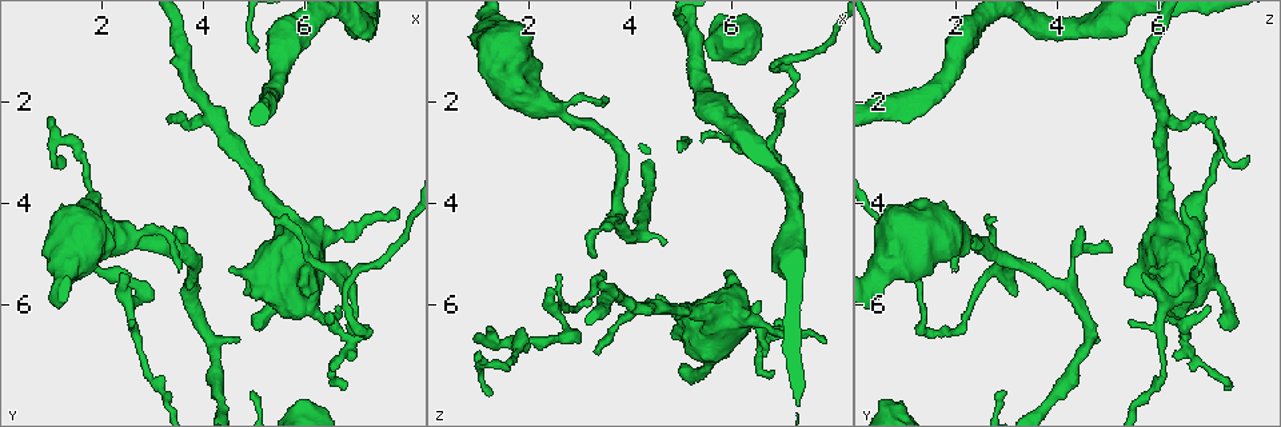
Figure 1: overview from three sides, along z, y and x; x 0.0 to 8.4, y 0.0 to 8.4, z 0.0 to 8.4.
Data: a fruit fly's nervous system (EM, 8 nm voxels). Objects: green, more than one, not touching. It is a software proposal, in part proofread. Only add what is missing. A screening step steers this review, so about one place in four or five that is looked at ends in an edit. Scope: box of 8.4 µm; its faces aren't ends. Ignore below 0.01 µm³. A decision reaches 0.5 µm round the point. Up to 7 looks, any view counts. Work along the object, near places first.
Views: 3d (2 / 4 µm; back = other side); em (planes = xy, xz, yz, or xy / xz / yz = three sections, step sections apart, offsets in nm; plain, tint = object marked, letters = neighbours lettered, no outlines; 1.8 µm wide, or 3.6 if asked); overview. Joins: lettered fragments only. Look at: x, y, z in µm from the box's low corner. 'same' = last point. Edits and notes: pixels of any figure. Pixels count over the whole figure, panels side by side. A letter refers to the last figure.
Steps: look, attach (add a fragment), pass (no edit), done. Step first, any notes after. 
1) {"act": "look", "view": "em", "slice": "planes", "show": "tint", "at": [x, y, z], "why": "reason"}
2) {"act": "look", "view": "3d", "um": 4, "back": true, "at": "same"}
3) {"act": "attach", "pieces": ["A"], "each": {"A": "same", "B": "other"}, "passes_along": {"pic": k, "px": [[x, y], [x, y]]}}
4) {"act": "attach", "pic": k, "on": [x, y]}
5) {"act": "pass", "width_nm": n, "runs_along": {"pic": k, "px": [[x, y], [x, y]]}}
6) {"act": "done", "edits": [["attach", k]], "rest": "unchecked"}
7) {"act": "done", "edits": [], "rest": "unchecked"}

{"act": "look", "view": "3d", "um": 2, "at": [2.50, 5.35, 5.65], "why": "branch stops here"}

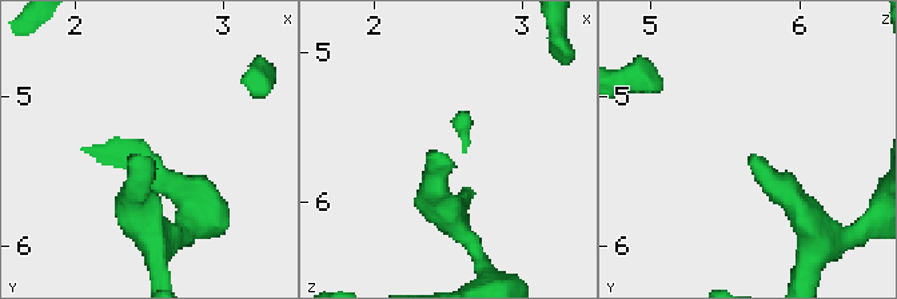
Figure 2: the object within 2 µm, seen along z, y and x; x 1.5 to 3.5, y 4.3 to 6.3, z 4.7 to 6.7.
{"act": "look", "view": "em", "slice": "planes", "show": "letters", "at": [2.48, 5.40, 5.70], "why": "need the tissue"}

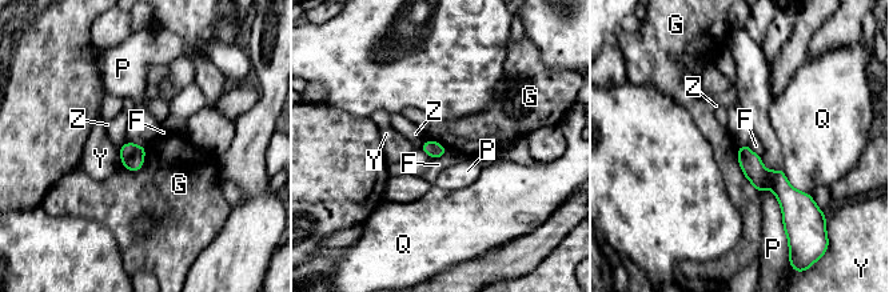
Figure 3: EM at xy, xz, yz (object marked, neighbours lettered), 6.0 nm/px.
{"act": "pass", "width_nm": 100, "each": {"F": "other", "G": "other", "P": "other", "Q": "other", "Y": "other", "Z": "other"}, "border": {"pic": 3, "px": [[737, 147], [738, 166], [757, 192]]}, "found": "no lettered fragment goes on from it"}

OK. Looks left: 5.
{"act": "look", "view": "em", "slice": "planes", "show": "tint", "at": [1.00, 4.95, 6.60], "why": "an open end"}

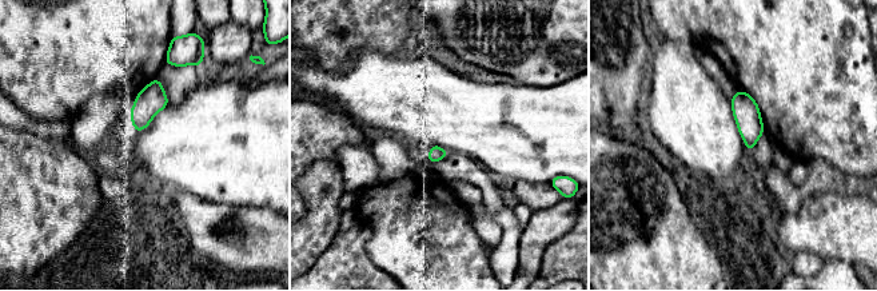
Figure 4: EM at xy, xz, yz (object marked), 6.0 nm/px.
{"act": "look", "view": "em", "slice": "planes", "show": "letters", "at": "same", "why": "what lies round it"}

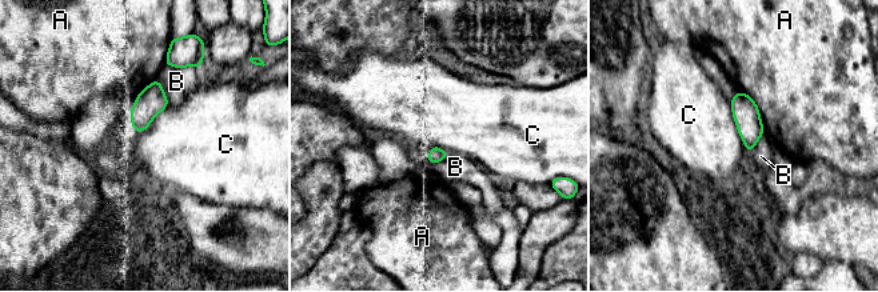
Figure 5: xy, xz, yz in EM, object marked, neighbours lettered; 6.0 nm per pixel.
{"act": "pass", "longest_contact_nm": ["C", 320], "each": {"A": "other", "B": "other", "C": "other"}, "border": {"pic": 5, "px": [[729, 102], [735, 128], [749, 151]]}, "found": "no lettered fragment goes on from it"}

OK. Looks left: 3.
{"act": "look", "view": "em", "slice": "planes", "show": "letters", "at": [3.30, 2.40, 6.90], "why": "an open end"}

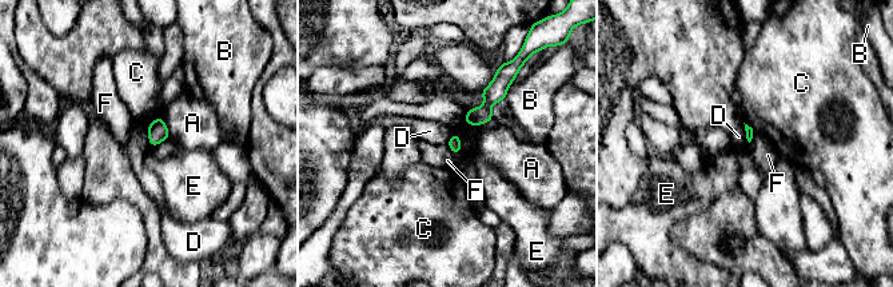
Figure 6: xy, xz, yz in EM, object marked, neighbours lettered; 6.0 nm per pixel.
{"act": "pass", "each": {"A": "other", "B": "other", "C": "other", "D": "other", "E": "other", "F": "other"}, "border": {"pic": 6, "px": [[147, 126], [147, 138], [151, 146]]}, "found": "none of them fits"}

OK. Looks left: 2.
{"act": "done", "edits": [], "rest": "unchecked"}

